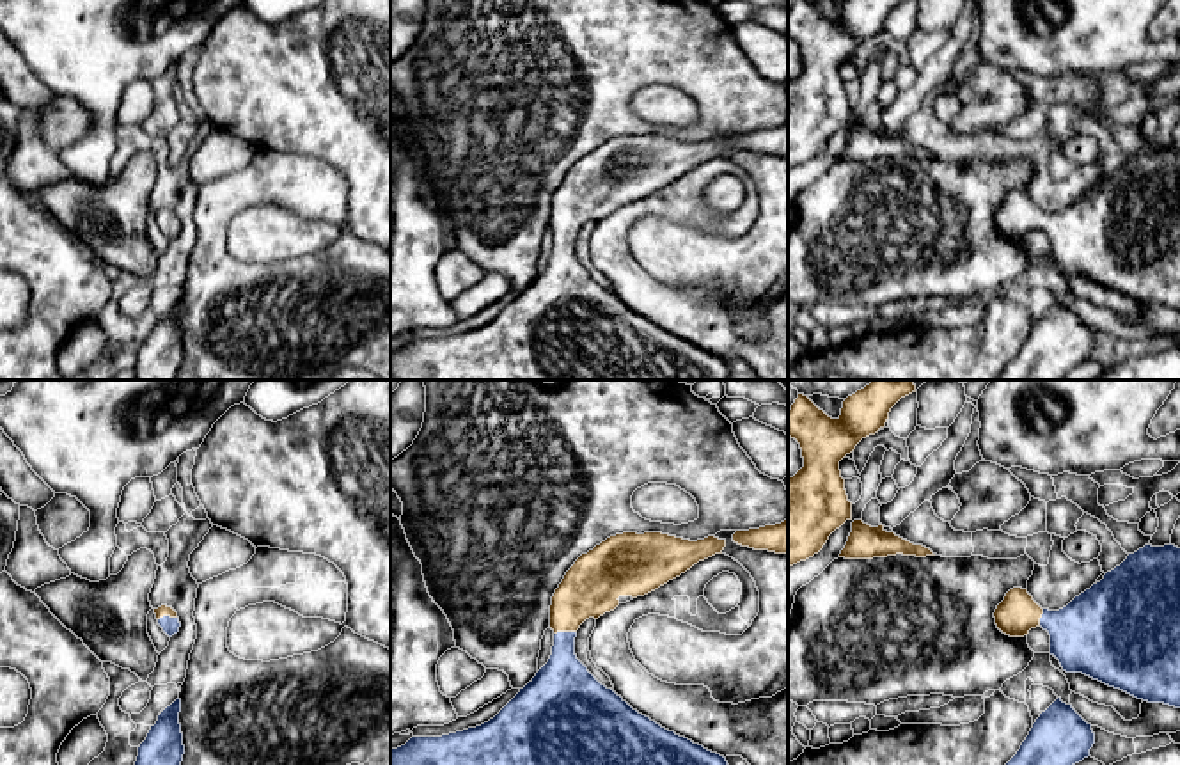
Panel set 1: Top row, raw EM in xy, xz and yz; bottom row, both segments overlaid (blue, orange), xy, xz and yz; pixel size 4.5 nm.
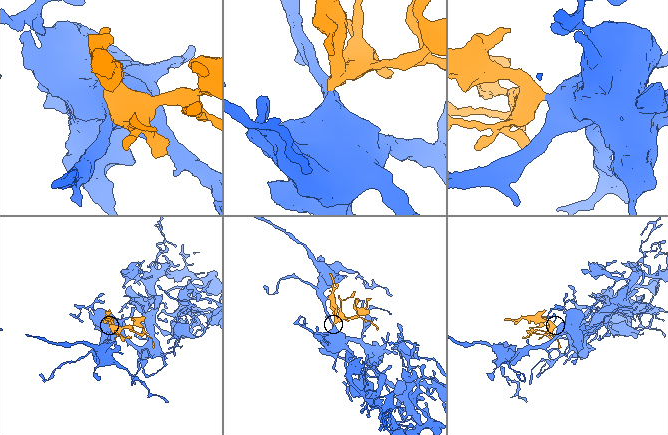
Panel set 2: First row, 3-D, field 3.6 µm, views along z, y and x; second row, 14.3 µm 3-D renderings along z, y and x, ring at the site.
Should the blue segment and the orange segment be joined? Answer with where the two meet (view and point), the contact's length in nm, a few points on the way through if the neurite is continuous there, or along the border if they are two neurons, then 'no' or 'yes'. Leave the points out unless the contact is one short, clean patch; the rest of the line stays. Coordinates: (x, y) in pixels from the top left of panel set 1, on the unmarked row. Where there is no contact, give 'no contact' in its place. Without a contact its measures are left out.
xz (565, 235) | 110 nm | yes

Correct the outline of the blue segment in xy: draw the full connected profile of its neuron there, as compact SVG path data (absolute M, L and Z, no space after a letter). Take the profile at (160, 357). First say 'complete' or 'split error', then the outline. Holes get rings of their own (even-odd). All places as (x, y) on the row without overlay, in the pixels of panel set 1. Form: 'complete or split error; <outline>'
complete; M181 302L167 309L146 343L138 350L135 364L137 380L177 380L185 348L179 327Z

